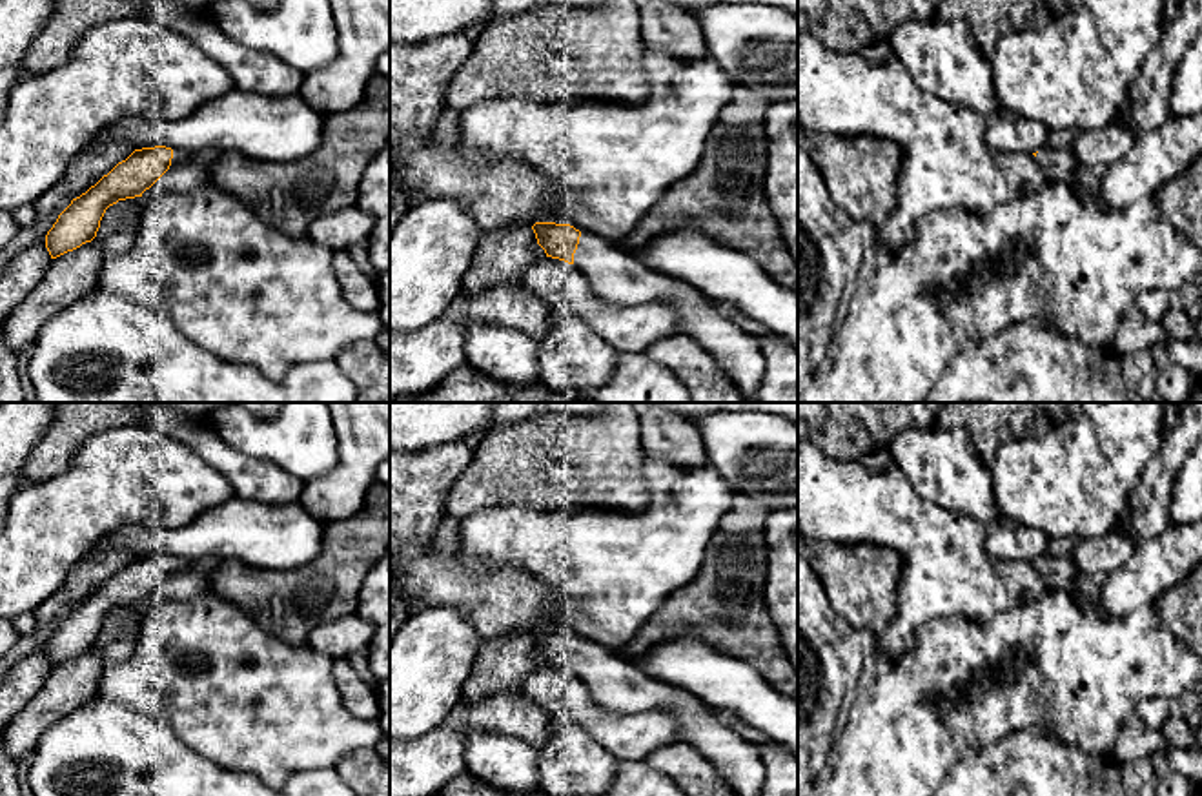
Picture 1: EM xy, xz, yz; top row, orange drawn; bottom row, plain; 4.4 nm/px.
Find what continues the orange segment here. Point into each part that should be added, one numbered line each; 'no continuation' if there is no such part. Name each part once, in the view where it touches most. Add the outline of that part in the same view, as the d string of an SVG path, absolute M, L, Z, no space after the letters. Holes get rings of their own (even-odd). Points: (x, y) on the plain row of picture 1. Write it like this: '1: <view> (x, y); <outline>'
1: xz (616, 685); M581 639L574 674L588 687L597 705L612 714L665 710L725 778L734 796L759 796L765 765L756 743L721 725L708 705L679 687L656 681L594 641Z

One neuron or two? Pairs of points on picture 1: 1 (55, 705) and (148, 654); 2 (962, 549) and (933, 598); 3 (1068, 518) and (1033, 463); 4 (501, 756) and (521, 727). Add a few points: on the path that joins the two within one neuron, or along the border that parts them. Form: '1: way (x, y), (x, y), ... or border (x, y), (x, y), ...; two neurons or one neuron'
1: border (104, 663), (97, 694); two neurons
2: way (949, 561), (933, 585); one neuron
3: way (1068, 505), (1068, 498), (1046, 476); one neuron
4: border (472, 727), (512, 734), (536, 749); two neurons

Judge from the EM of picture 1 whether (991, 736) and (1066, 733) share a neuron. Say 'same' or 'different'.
same

